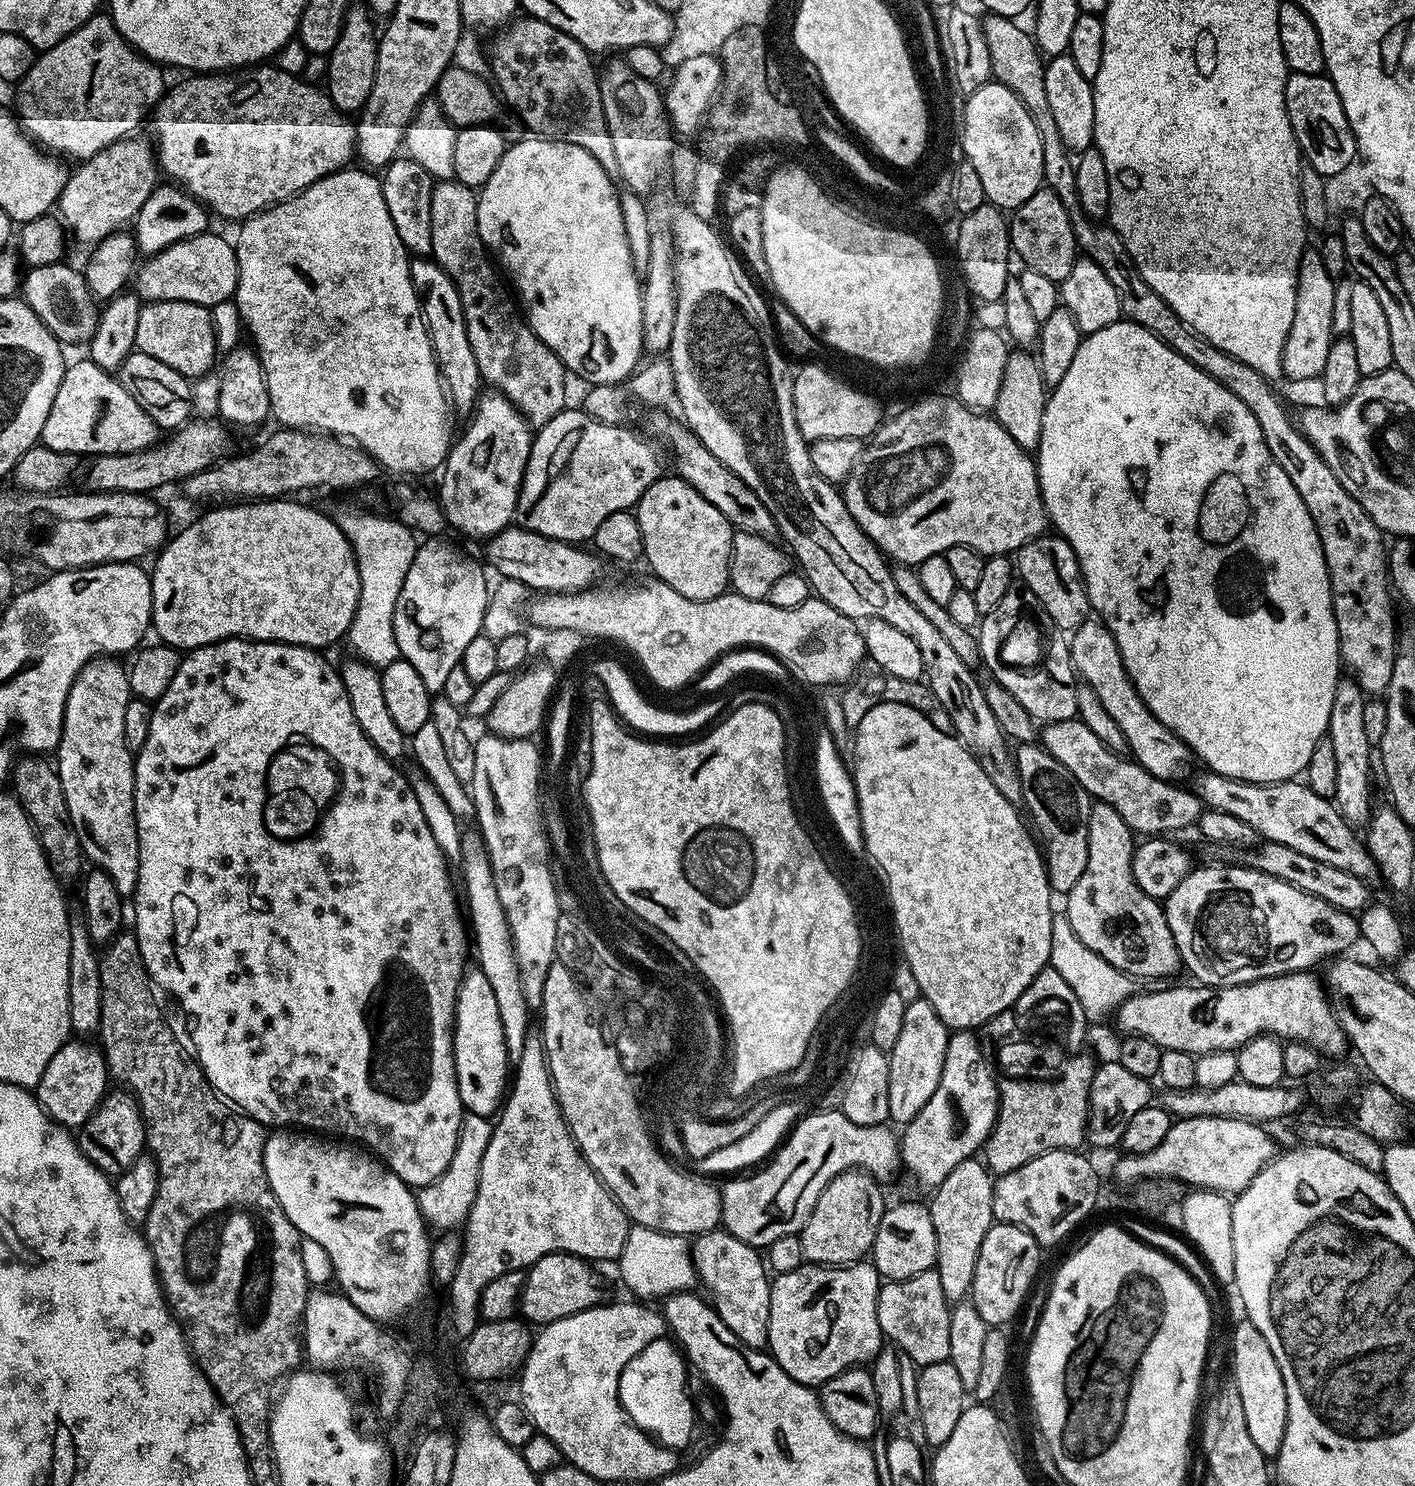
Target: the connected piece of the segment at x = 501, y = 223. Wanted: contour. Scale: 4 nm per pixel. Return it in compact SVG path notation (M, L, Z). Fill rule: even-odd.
M523 138L516 143L509 143L502 154L502 162L494 166L492 179L486 181L479 189L476 205L478 206L478 234L484 238L489 253L498 261L499 267L506 273L507 279L512 279L511 287L526 313L526 319L532 332L554 350L554 354L565 366L570 366L571 375L580 375L588 380L589 385L599 382L618 384L628 379L637 371L641 363L640 356L644 352L642 342L642 280L638 275L636 263L632 260L630 242L626 234L626 222L622 218L620 192L613 173L608 172L594 154L582 150L582 146L574 146L561 140L545 140L543 138Z

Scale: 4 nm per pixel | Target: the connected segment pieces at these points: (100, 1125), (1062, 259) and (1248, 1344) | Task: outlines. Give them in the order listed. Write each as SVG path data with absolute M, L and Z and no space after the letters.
M127 1090L109 1091L96 1112L93 1113L78 1132L78 1143L84 1157L98 1166L110 1178L120 1176L145 1151L144 1119L140 1104Z
M1043 186L1030 194L1030 198L1026 198L1026 202L1022 202L1022 206L1018 206L1011 213L1008 238L1011 251L1020 255L1027 271L1037 272L1057 282L1070 274L1070 266L1074 266L1078 259L1074 230L1066 206L1062 206L1058 194Z
M1240 1318L1236 1329L1230 1332L1231 1360L1231 1379L1238 1386L1238 1394L1242 1398L1250 1438L1265 1458L1274 1458L1280 1453L1282 1438L1286 1434L1286 1386L1282 1382L1282 1370L1278 1370L1278 1362L1274 1362L1274 1353L1270 1351L1266 1338L1262 1338L1258 1326L1246 1318Z

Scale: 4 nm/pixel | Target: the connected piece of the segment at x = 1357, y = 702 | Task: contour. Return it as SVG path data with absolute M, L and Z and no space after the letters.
M1341 678L1334 690L1334 706L1330 706L1330 722L1326 733L1330 746L1334 746L1336 765L1338 765L1334 803L1353 826L1367 825L1370 815L1368 783L1372 780L1372 764L1374 768L1374 746L1366 742L1362 723L1364 721L1362 706L1365 699L1365 692L1357 686L1355 680Z

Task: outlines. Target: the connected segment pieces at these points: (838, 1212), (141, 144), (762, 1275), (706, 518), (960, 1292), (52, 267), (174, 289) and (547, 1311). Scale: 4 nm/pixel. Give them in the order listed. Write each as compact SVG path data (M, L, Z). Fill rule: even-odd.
M863 1170L843 1172L818 1194L818 1202L798 1234L805 1261L825 1266L843 1266L863 1261L871 1253L878 1222L886 1207L881 1181Z
M124 137L112 143L90 159L81 161L69 173L56 208L72 238L95 246L107 236L123 231L135 221L138 210L158 186L160 171L155 147L149 139L138 137Z
M727 1230L704 1232L691 1241L692 1261L699 1283L710 1297L716 1313L751 1348L768 1348L770 1334L770 1272L761 1253L746 1242L734 1238Z
M664 474L642 494L634 511L638 530L642 530L643 559L648 560L655 579L691 600L724 595L729 587L728 563L734 529L718 506L710 506L682 477Z
M979 1159L963 1160L931 1193L930 1211L936 1239L936 1267L934 1271L942 1281L942 1294L949 1302L969 1299L974 1270L978 1266L978 1250L982 1250L982 1238L992 1229L994 1206L993 1173Z
M67 262L29 267L22 276L22 298L42 318L42 322L54 334L61 345L80 344L92 339L96 329L98 304L87 286L87 280L79 267L71 268Z
M209 230L201 236L174 242L174 246L147 257L134 276L134 291L141 301L177 300L211 306L221 304L223 300L232 300L240 273L236 249L229 241L227 244L222 237L215 236L214 232Z
M551 1252L524 1272L524 1288L521 1290L518 1312L529 1325L543 1326L558 1318L566 1318L570 1314L578 1314L587 1308L594 1308L605 1299L604 1288L600 1285L600 1276L593 1265L581 1256L571 1256L568 1252Z

